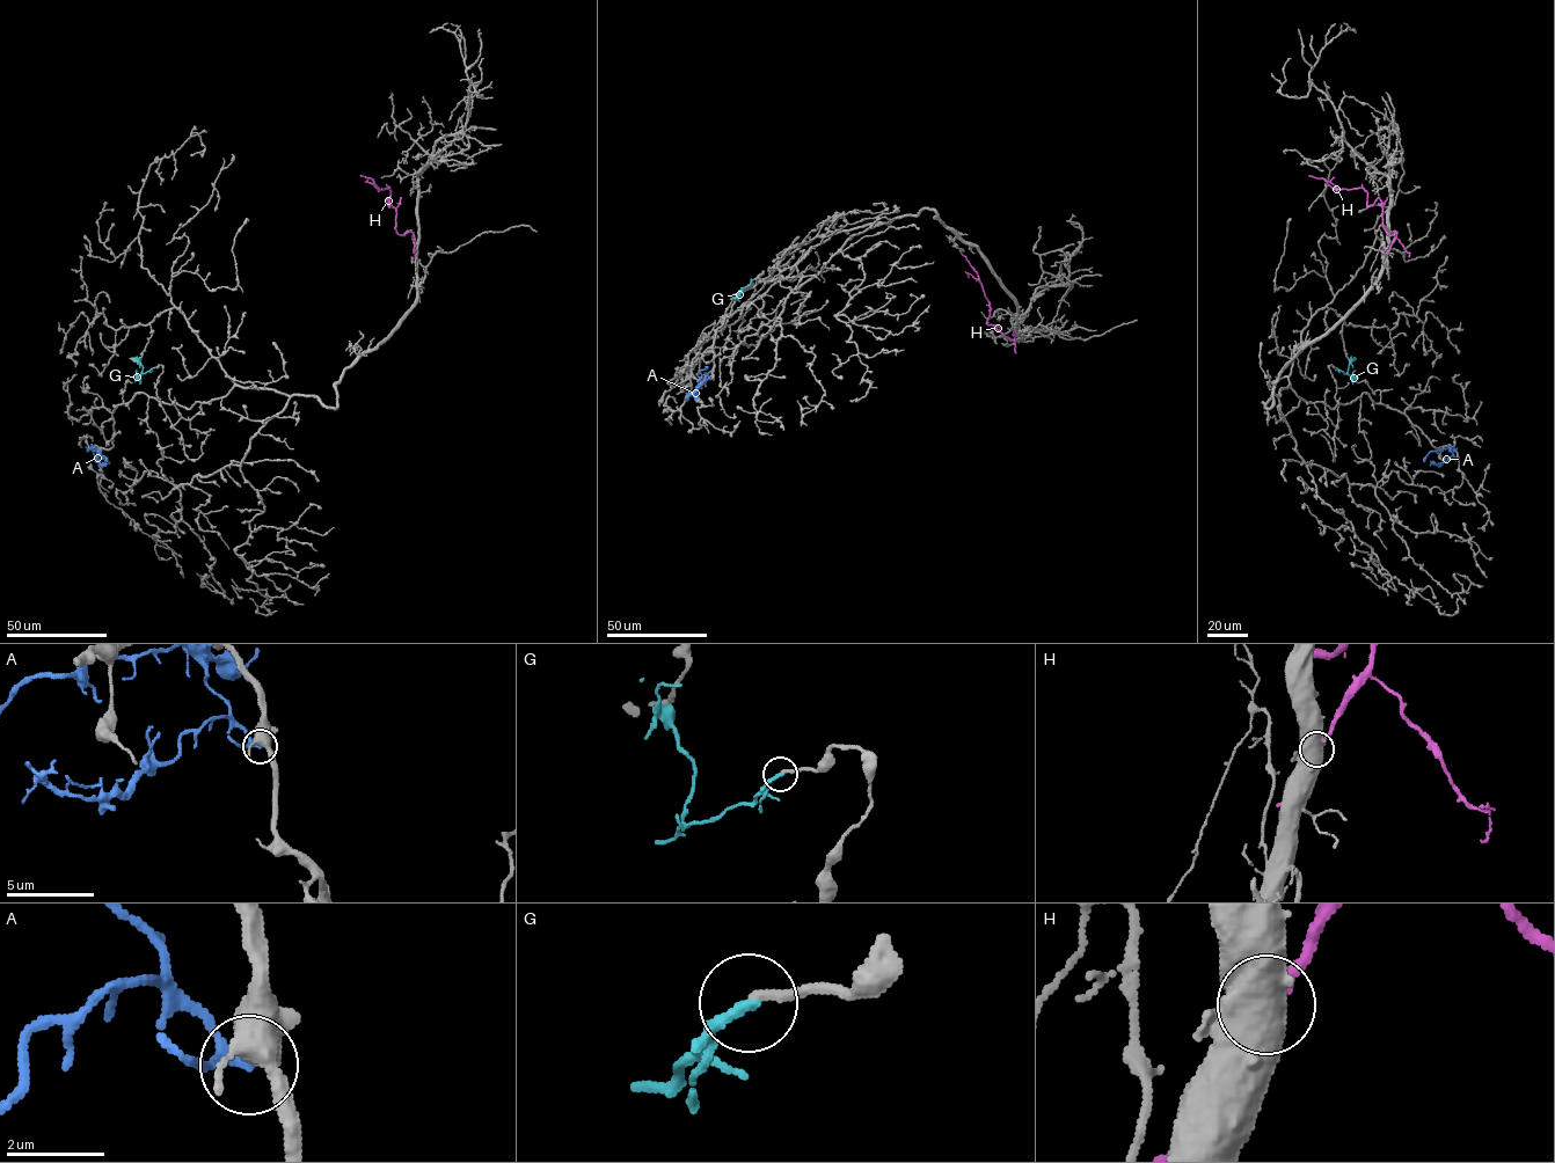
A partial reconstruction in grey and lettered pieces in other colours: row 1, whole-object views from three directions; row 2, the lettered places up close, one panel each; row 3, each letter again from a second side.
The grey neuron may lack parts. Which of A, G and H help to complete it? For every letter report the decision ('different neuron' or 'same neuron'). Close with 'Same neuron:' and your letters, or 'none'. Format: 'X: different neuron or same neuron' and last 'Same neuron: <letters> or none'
A: different neuron
G: different neuron
H: same neuron
Same neuron: H

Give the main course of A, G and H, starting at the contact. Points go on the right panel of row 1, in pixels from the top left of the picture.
A: (1457, 459), (1447, 447), (1431, 451), (1424, 461)
G: (1336, 367), (1347, 373), (1350, 361), (1356, 358)
H: (1389, 246), (1396, 232), (1386, 233), (1379, 198), (1367, 206), (1362, 188), (1334, 190), (1323, 178), (1308, 175)

